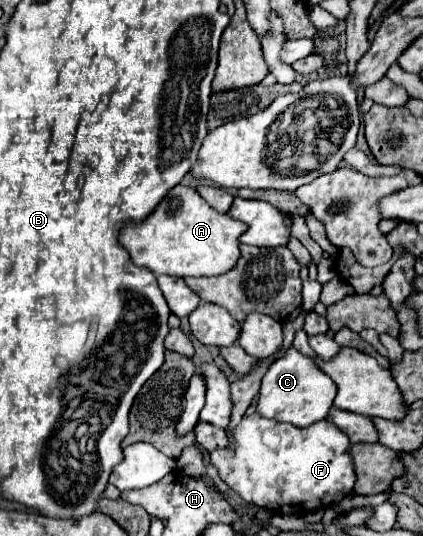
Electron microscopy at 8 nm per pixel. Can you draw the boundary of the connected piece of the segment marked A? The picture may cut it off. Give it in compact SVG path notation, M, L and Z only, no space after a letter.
M180 183L168 191L148 219L134 223L126 221L120 229L118 243L128 251L132 263L148 267L154 275L210 277L222 275L236 265L236 259L240 257L238 237L242 233L244 223L218 213L198 195L196 189Z

